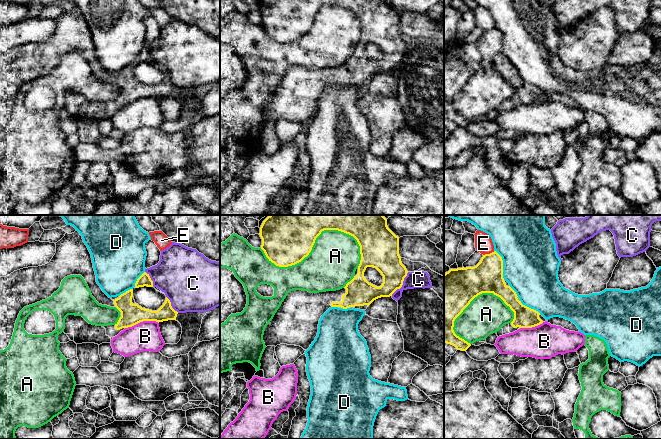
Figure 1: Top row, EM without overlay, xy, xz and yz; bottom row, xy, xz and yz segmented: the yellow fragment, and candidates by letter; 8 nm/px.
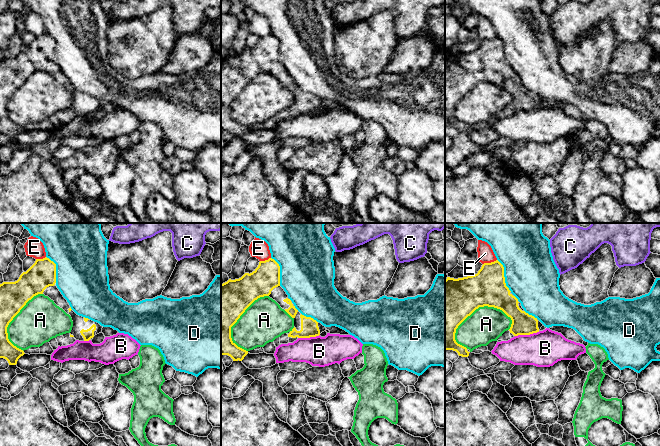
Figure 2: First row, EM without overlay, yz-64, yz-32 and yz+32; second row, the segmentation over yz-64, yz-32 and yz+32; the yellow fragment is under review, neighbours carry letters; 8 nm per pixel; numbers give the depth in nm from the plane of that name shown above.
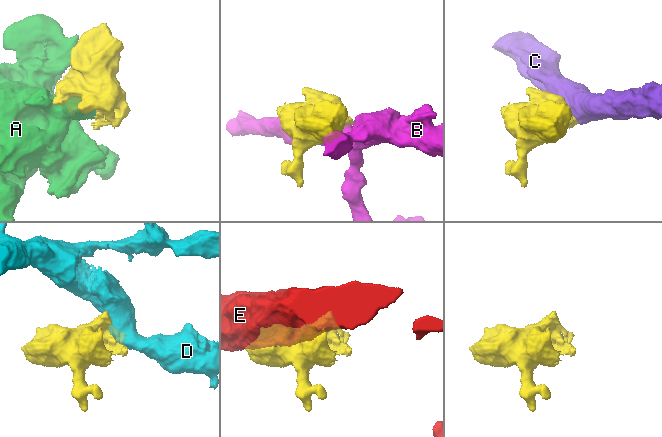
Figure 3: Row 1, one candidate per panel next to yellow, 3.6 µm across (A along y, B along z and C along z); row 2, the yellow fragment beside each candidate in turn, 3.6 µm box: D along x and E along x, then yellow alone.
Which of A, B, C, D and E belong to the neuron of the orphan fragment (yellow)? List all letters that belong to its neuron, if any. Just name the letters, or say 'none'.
none

